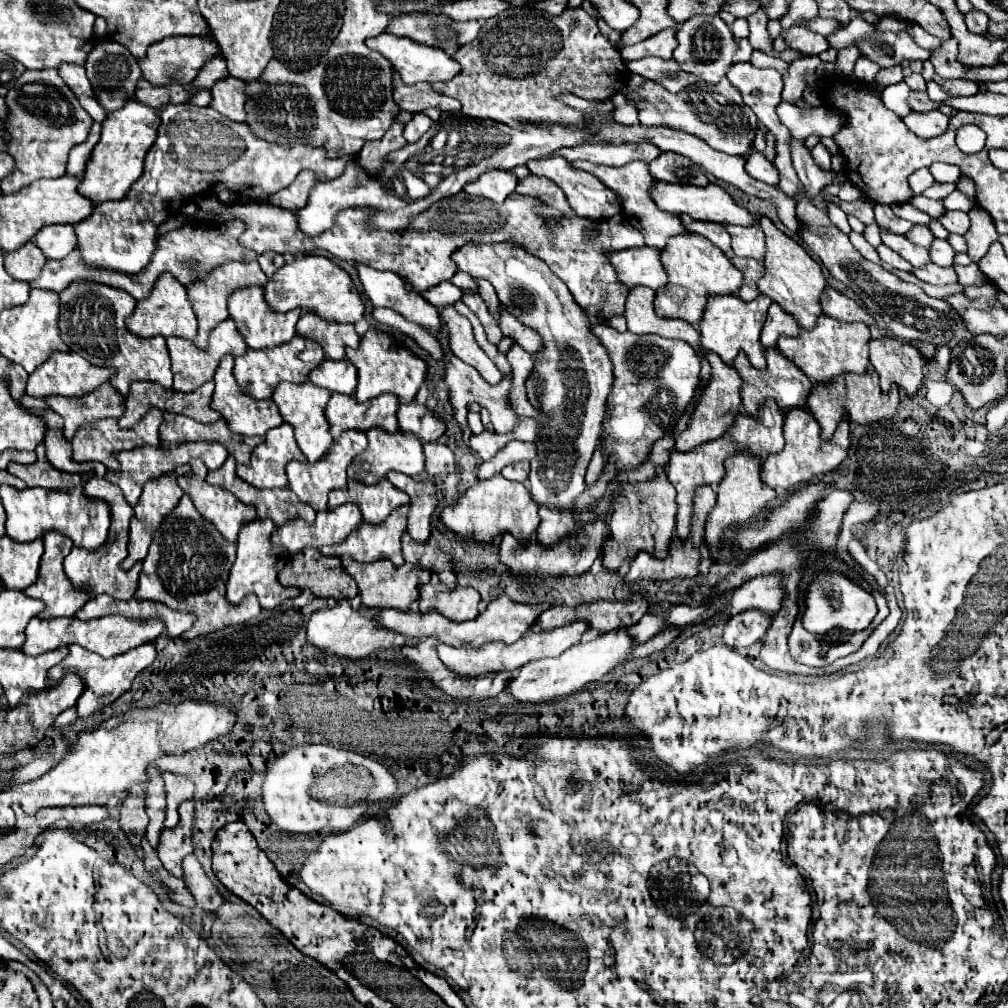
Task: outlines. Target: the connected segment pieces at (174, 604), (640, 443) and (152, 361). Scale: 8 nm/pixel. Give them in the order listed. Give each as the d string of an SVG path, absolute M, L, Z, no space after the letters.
M183 495L179 507L175 507L175 511L171 511L171 515L167 515L167 519L163 521L163 527L155 531L149 555L143 561L139 589L135 591L135 597L161 601L171 609L193 613L197 619L185 635L187 641L209 635L213 631L221 631L229 625L245 623L247 619L257 617L261 607L255 599L243 601L239 605L227 603L225 581L233 561L235 561L235 543L227 543L219 535L219 531L211 527L211 523L203 521L195 511L191 499Z
M593 323L591 331L607 347L615 365L615 383L607 399L607 415L603 421L605 431L601 441L605 455L615 455L615 471L613 467L605 467L599 483L595 483L589 491L583 491L579 501L575 501L575 515L593 509L617 473L643 465L657 439L677 433L677 421L693 401L701 383L701 359L685 341L663 339L659 335L633 335L631 331L619 333L607 323Z
M75 281L65 291L59 293L61 297L61 317L59 317L59 329L63 335L63 341L71 347L71 351L85 357L89 363L99 367L115 369L111 377L111 385L127 397L131 383L135 381L151 381L159 383L163 389L171 389L173 385L173 371L171 371L171 359L165 345L165 339L135 339L125 327L125 319L129 317L129 309L137 305L131 295L125 291L113 289L109 285L101 283L83 283Z

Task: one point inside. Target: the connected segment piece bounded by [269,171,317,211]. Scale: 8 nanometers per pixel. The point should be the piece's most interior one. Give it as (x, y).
(294, 197)

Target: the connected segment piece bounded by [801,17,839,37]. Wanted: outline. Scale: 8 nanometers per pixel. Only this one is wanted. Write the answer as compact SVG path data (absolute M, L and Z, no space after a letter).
M815 17L813 21L801 23L801 25L809 27L811 31L815 31L815 33L819 33L819 35L823 35L823 37L827 37L831 31L835 31L835 29L839 27L837 21L833 21L833 19L823 19L823 17Z

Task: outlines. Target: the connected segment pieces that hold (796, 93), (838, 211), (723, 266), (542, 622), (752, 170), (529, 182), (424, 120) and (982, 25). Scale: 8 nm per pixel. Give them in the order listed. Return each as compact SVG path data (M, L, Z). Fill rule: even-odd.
M817 55L795 59L789 65L787 73L783 75L783 99L787 99L789 103L793 103L795 99L801 99L803 91L809 87L807 75L815 73L819 63L821 63L821 59Z
M827 201L827 215L833 219L835 225L839 225L839 229L841 229L843 233L849 233L849 231L851 231L851 227L849 227L849 223L847 223L847 215L845 215L845 211L843 211L839 205Z
M681 235L671 239L667 247L661 251L663 267L667 269L669 283L655 293L655 313L665 319L683 319L691 325L699 325L709 295L725 293L735 295L743 285L743 273L733 267L733 263L725 257L725 253L707 243L707 239L699 235Z
M551 607L547 611L543 611L535 623L533 629L541 629L541 631L551 631L555 627L565 627L569 623L573 623L575 619L571 619L571 615L575 615L575 609L569 607Z
M757 151L749 153L747 163L745 163L745 171L753 179L759 179L759 181L763 181L767 185L777 185L777 181L779 181L779 173L775 171L775 165L771 161L767 161L765 155L761 155Z
M531 173L525 179L519 179L515 191L523 193L523 195L539 197L543 203L553 205L553 207L561 209L563 213L573 213L571 207L567 207L567 199L565 199L563 191L559 191L559 187L555 187L555 183L551 183L551 179L547 179L547 177L539 177L539 175Z
M415 113L413 115L413 119L405 125L405 131L403 131L403 135L405 135L405 139L409 141L409 143L415 143L429 127L433 125L433 121L427 117L427 115L423 115L423 113Z
M971 11L971 13L967 13L965 15L965 23L967 23L967 29L971 31L971 33L979 33L979 35L985 35L987 33L987 23L989 23L989 19L987 19L987 15L983 15L981 11Z

